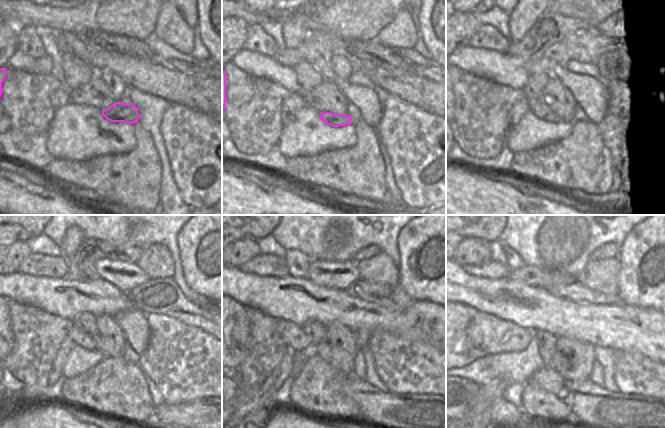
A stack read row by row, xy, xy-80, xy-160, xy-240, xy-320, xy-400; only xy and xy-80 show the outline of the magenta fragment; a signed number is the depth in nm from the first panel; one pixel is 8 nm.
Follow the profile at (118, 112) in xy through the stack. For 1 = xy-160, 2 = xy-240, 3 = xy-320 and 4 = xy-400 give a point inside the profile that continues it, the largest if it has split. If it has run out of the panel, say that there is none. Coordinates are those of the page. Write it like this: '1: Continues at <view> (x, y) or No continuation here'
1: Continues at xy-160 (537, 112)
2: Continues at xy-240 (84, 340)
3: Continues at xy-320 (294, 337)
4: Continues at xy-400 (466, 334)

